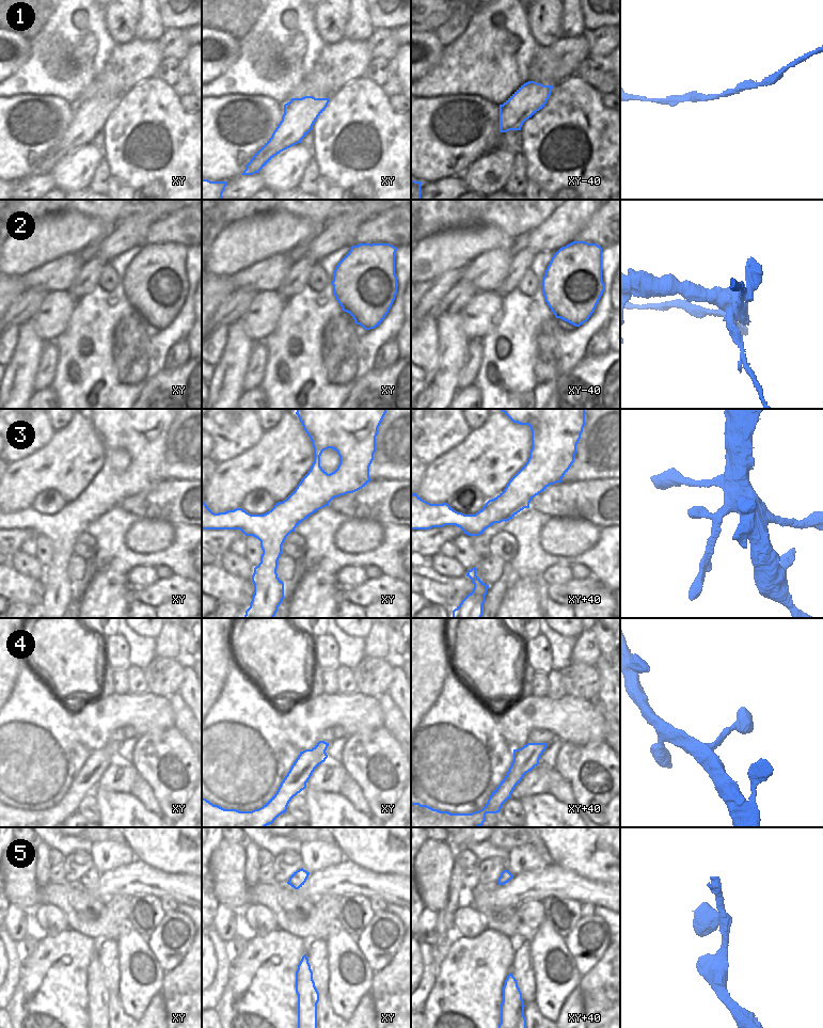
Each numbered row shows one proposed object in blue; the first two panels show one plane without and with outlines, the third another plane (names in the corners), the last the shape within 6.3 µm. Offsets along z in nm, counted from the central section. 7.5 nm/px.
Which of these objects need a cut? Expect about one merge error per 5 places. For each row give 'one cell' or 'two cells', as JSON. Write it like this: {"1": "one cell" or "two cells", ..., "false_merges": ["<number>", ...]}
{"1": "one cell", "2": "two cells", "3": "one cell", "4": "one cell", "5": "one cell", "false_merges": ["2"]}

